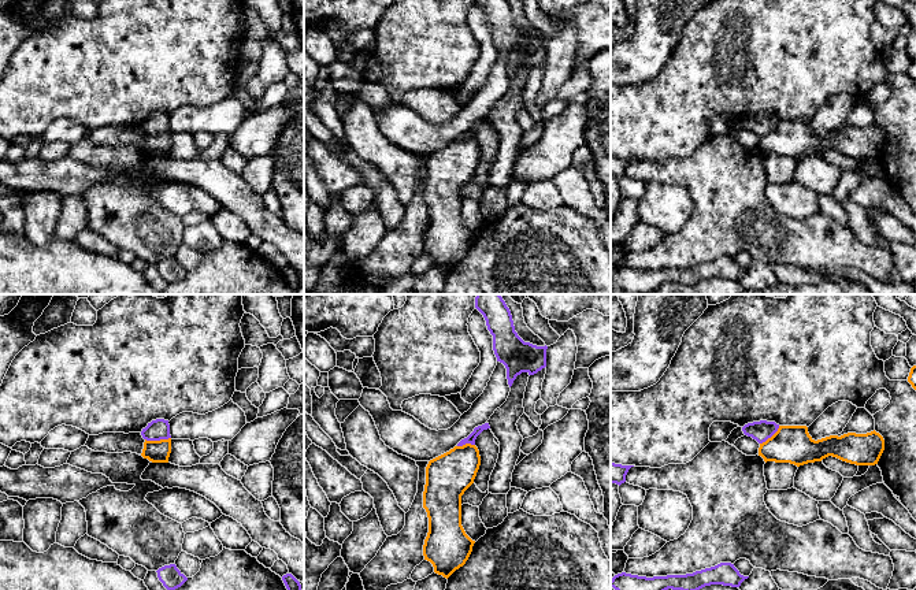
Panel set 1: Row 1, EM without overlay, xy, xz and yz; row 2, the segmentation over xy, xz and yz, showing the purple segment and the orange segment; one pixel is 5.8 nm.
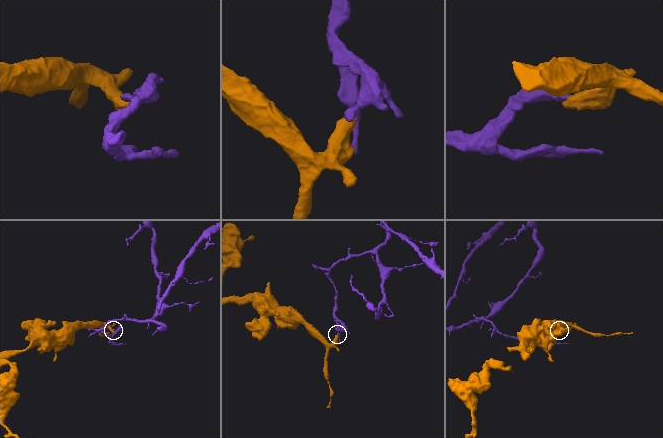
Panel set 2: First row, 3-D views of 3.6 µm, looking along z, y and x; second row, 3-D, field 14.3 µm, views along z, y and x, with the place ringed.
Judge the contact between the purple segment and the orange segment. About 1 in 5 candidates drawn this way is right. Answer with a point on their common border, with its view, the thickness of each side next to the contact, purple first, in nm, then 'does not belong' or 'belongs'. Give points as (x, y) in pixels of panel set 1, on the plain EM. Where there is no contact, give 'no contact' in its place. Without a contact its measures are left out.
contact xy (158, 133); calibres 120 and 130 nm; does not belong

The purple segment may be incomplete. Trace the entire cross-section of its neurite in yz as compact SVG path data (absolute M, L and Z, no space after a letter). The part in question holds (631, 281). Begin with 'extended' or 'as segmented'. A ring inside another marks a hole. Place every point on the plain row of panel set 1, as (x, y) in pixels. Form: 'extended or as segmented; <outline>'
as segmented; M720 256L715 260L686 268L646 271L622 266L611 272L611 281L624 294L653 294L660 286L668 282L691 286L711 278L739 281L748 271L741 268L734 257Z

